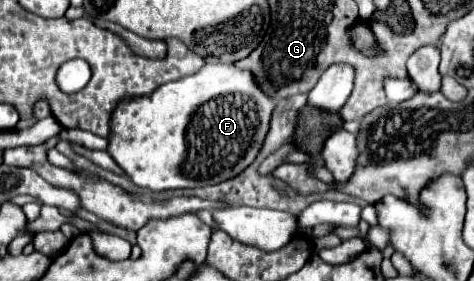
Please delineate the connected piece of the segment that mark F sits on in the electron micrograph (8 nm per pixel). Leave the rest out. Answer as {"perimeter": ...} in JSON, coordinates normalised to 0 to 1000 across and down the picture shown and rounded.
{"perimeter":[[[483,221],[432,228],[424,256],[352,292],[314,342],[251,363],[234,427],[226,541],[289,662],[323,683],[466,655],[504,626],[542,562],[568,470],[576,384],[576,349],[542,306],[538,270],[525,249],[508,249]]]}

